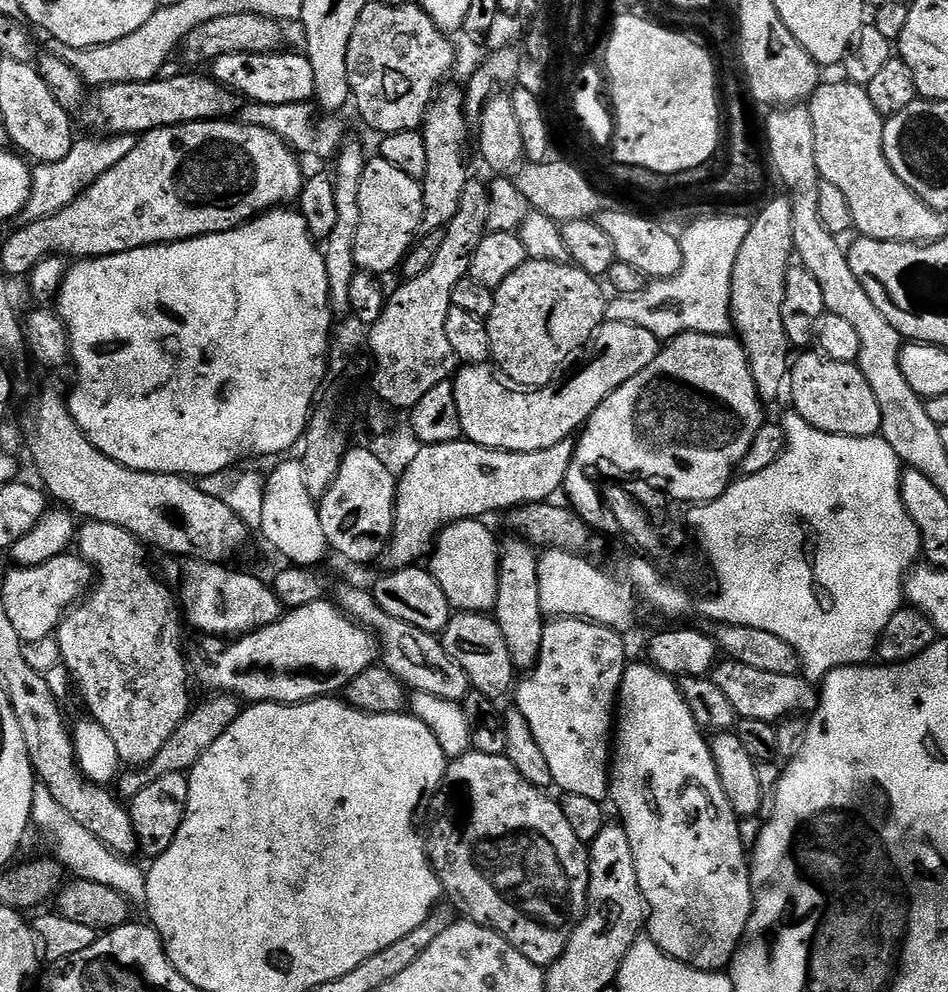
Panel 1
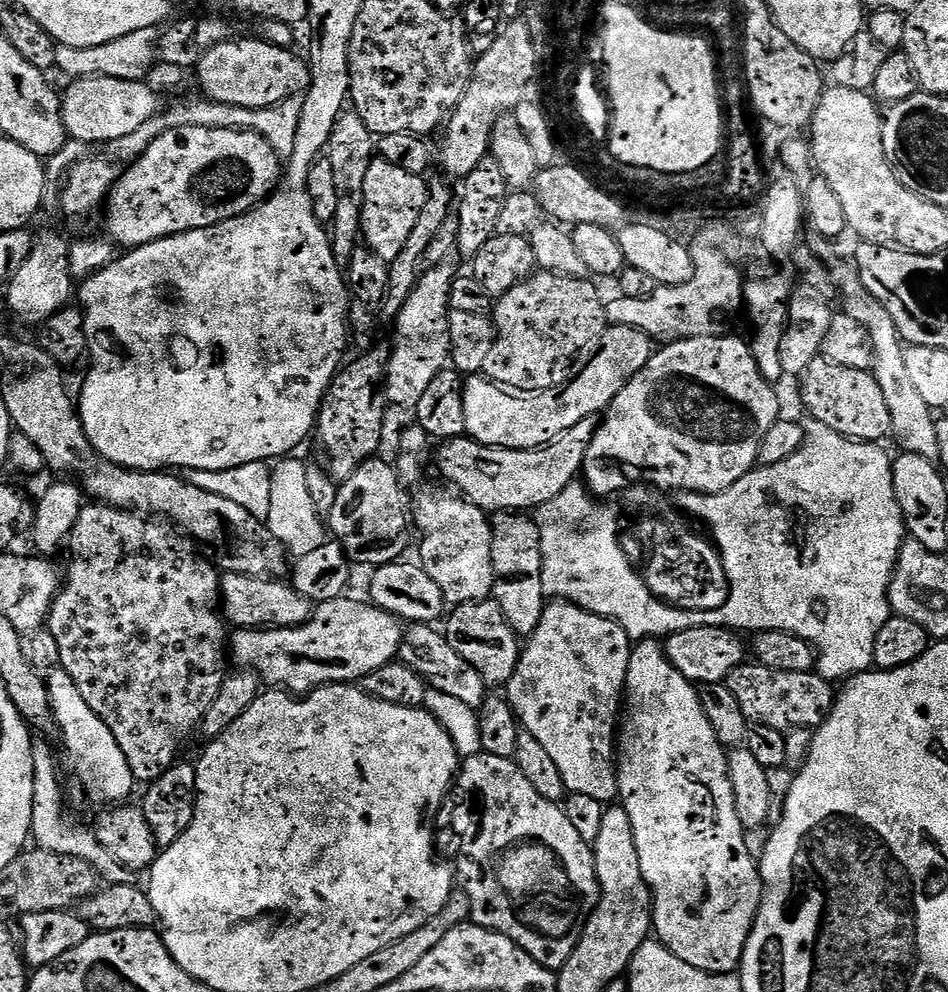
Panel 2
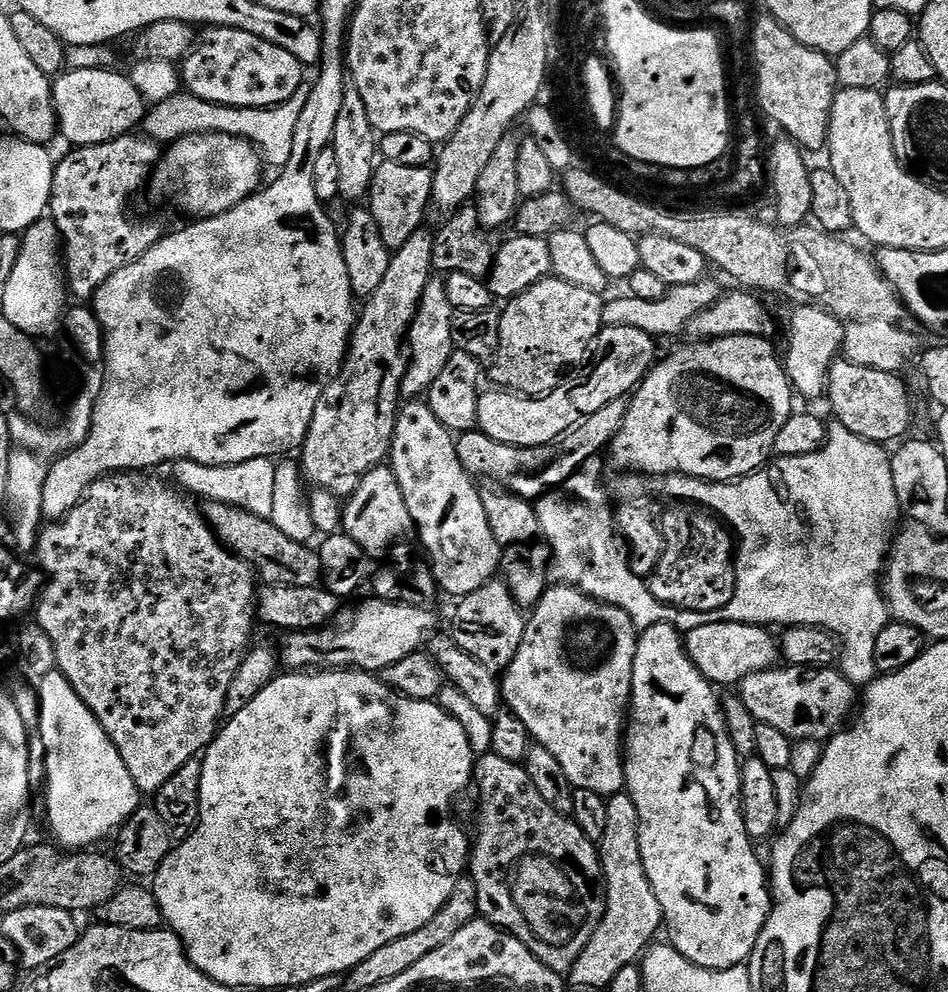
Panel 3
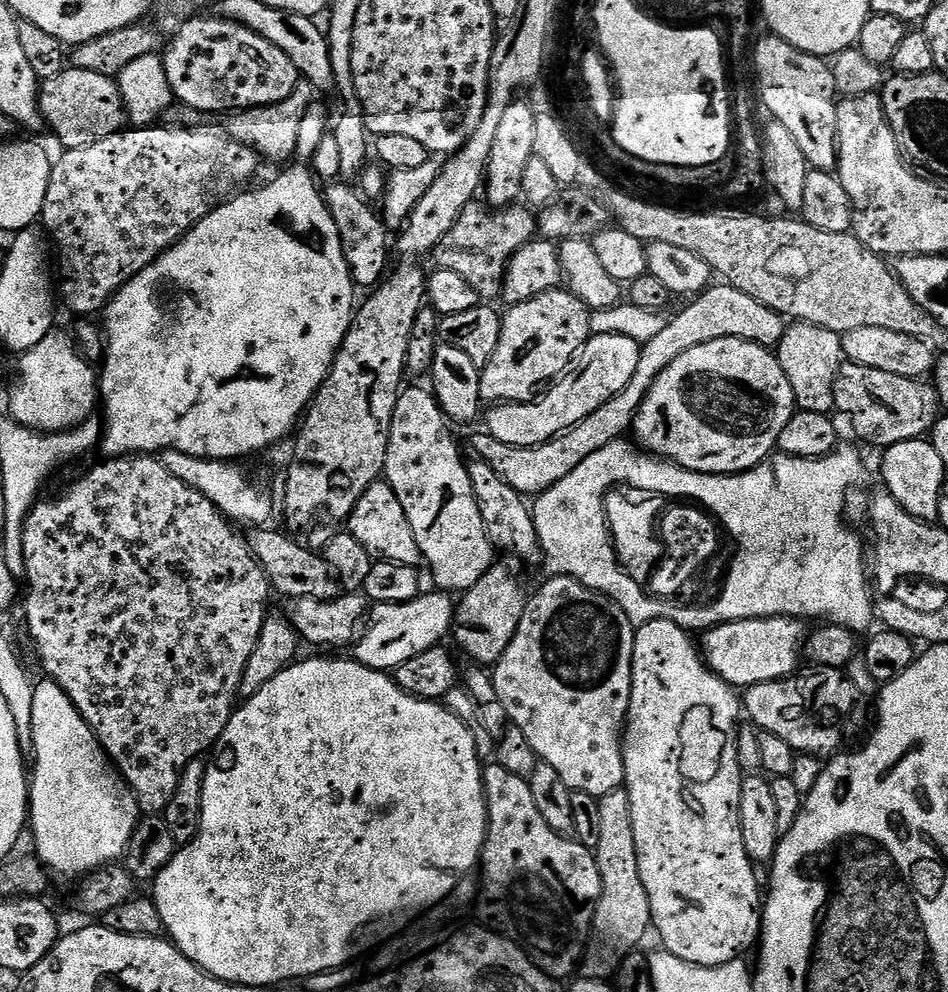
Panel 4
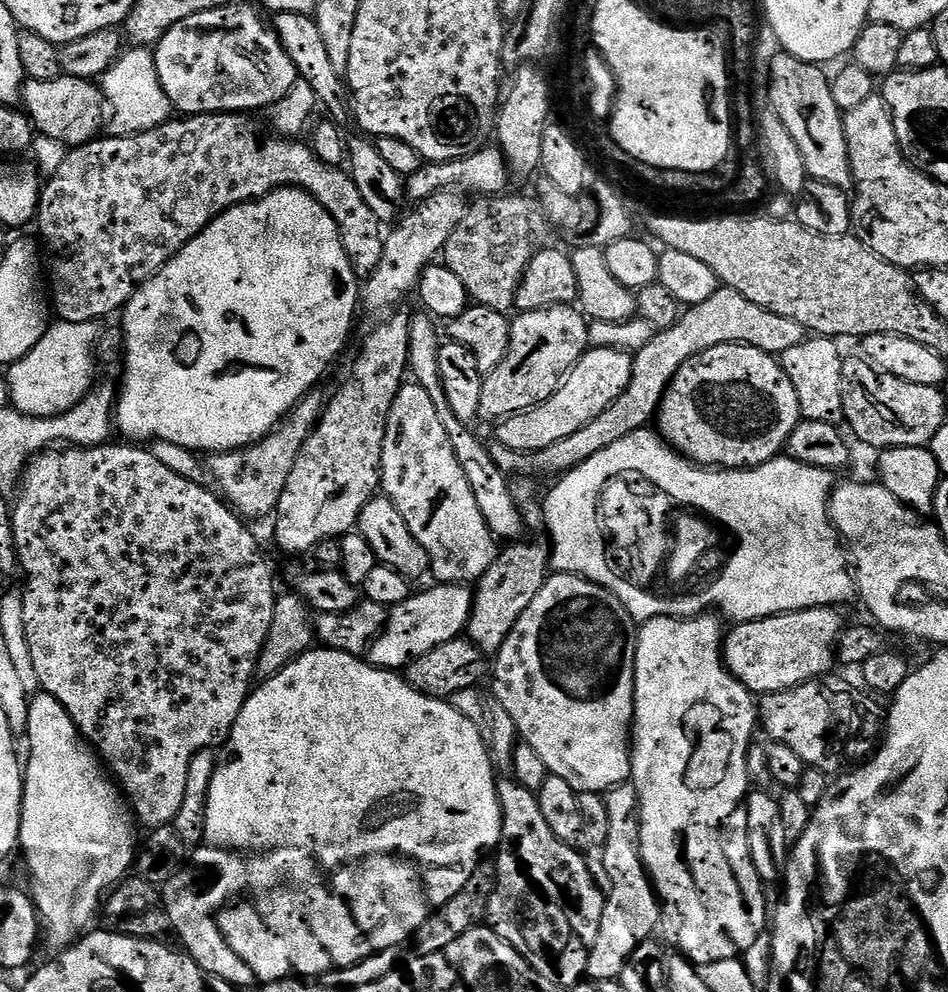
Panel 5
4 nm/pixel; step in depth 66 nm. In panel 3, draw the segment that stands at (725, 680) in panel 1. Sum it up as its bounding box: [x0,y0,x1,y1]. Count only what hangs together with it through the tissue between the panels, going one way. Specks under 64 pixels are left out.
[738,666,858,742]

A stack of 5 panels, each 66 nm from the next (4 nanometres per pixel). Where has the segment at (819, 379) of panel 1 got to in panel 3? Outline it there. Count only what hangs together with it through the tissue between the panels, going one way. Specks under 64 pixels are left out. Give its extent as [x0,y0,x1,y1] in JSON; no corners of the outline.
[826,358,912,446]

